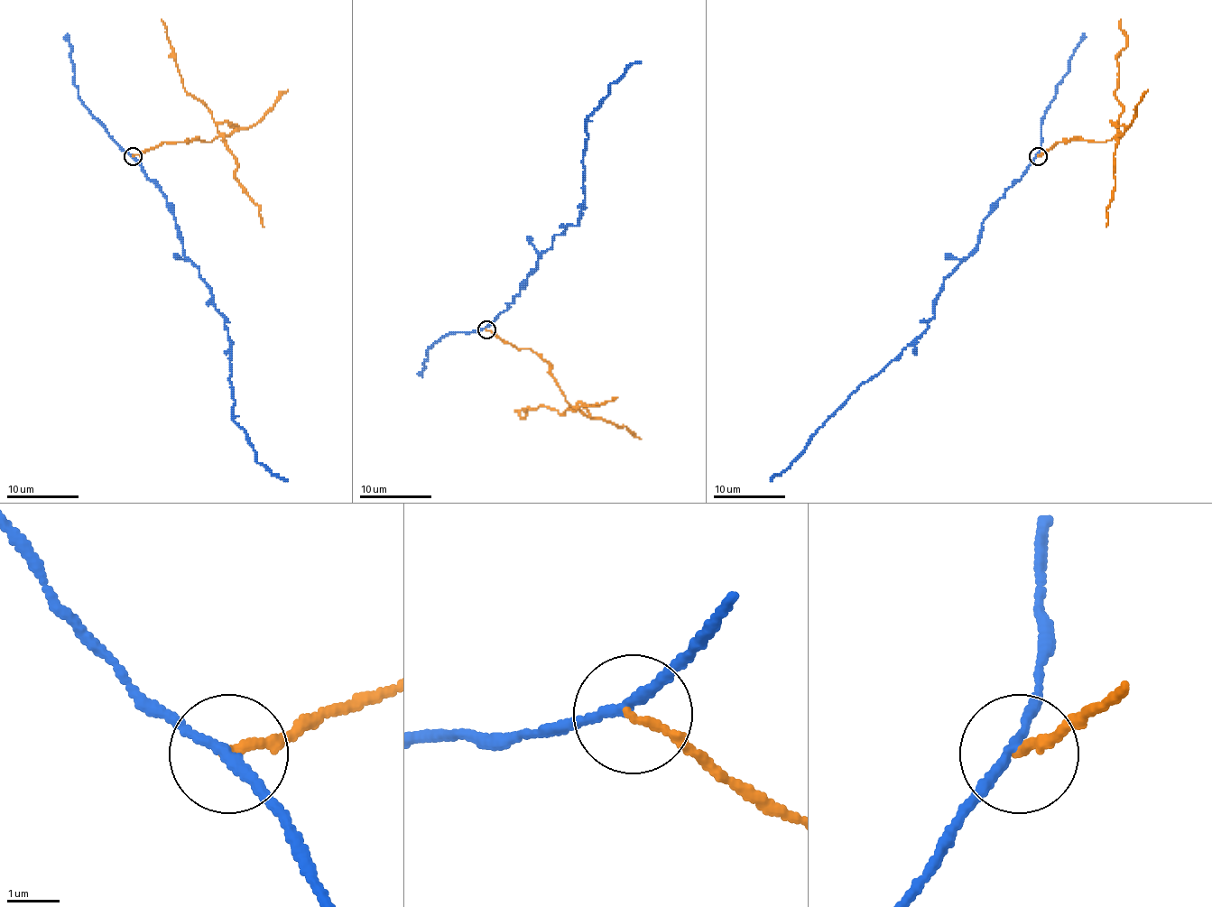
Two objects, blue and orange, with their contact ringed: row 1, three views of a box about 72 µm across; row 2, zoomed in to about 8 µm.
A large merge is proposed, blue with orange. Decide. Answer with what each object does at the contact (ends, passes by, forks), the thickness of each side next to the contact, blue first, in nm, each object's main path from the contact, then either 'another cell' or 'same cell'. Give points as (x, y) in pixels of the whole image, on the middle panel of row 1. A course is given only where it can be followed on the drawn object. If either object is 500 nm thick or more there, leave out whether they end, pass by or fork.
blue passes by; orange ends; calibres 180 and 160 nm; course blue (485, 328), (520, 292), (556, 235), (578, 224), (585, 198), (587, 119), (606, 97), (608, 87), (641, 61); course orange (485, 328), (536, 352), (572, 408), (563, 413), (529, 408), (523, 417), (514, 411); another cell

